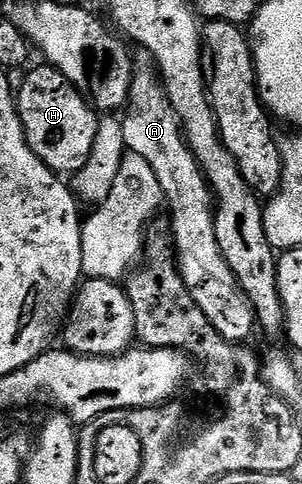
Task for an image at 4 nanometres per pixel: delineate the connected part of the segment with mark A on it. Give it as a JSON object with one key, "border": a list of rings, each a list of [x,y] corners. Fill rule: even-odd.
{"border":[[[146,64],[134,66],[129,108],[121,117],[126,152],[141,155],[141,159],[145,159],[149,167],[153,167],[157,183],[161,183],[166,208],[171,208],[169,233],[170,236],[175,236],[173,249],[177,254],[179,274],[183,277],[189,295],[193,295],[205,319],[209,319],[211,326],[224,339],[236,343],[246,342],[246,337],[257,329],[255,307],[239,285],[225,255],[221,255],[221,243],[217,243],[215,230],[215,205],[207,176],[203,174],[203,168],[187,145],[179,116],[175,114],[173,103],[167,98],[167,90],[163,87],[156,66]]]}

